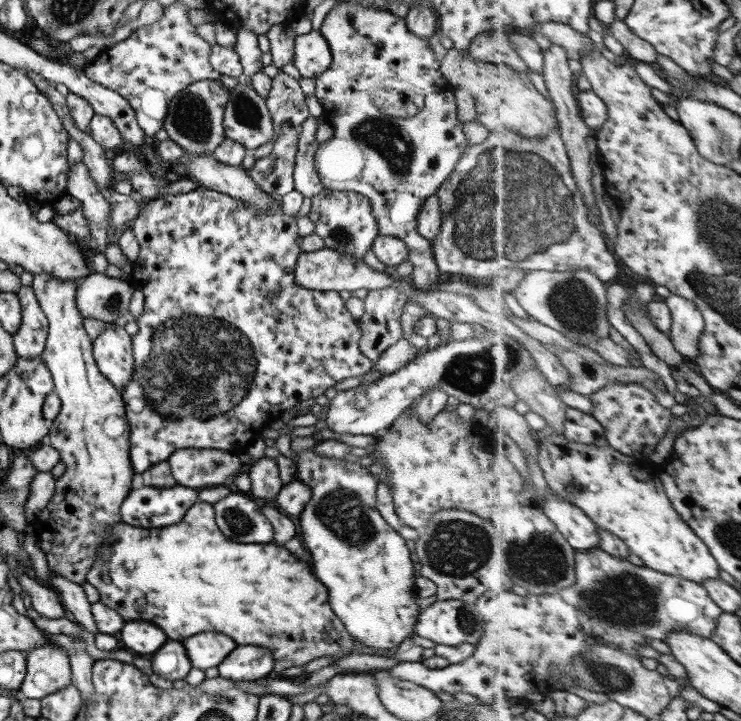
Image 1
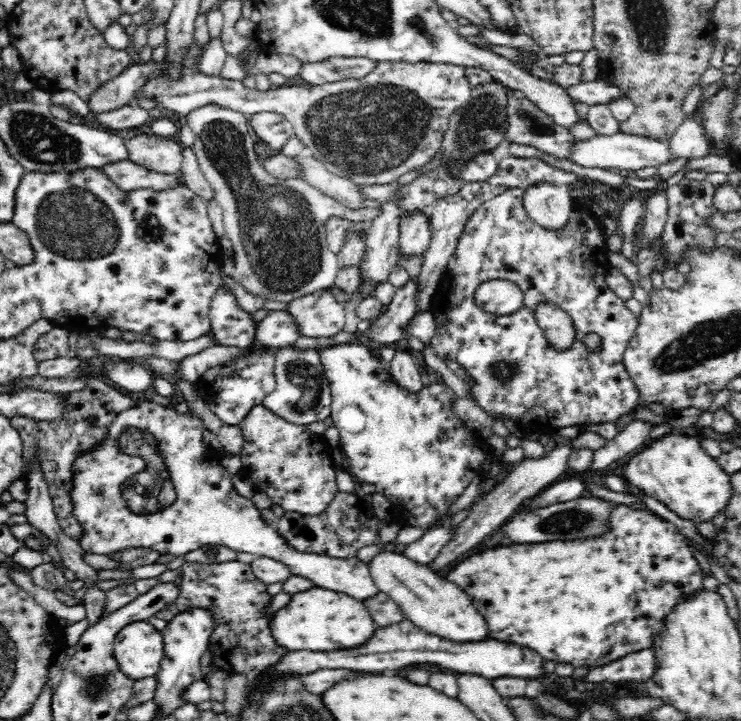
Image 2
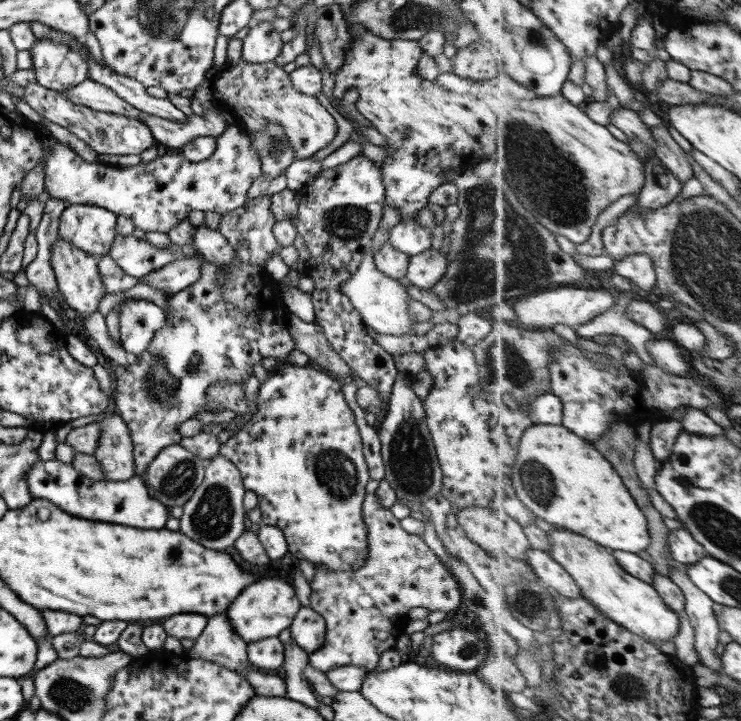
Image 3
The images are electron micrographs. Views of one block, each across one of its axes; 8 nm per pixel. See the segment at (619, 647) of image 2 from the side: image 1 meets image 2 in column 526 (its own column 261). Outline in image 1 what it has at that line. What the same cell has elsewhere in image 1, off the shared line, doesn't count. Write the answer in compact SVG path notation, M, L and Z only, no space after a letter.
M197 501L176 526L166 526L166 528L156 528L156 530L140 530L140 528L134 528L128 524L113 525L110 536L105 540L105 544L98 549L98 558L86 576L86 582L94 586L100 593L99 601L115 610L124 620L134 618L134 620L148 620L148 622L156 624L158 628L162 628L166 632L167 638L172 638L172 640L184 640L184 638L190 638L198 632L212 632L214 630L214 632L224 632L236 644L250 644L250 646L268 648L276 662L273 670L279 674L286 668L305 666L308 662L322 658L322 656L330 656L331 654L338 654L338 652L349 654L350 650L354 648L354 638L346 630L343 622L334 614L328 602L326 586L310 572L308 564L304 560L298 560L292 552L288 552L286 548L280 548L276 544L260 546L260 544L236 544L236 542L232 542L230 538L226 538L218 530L212 506L208 502Z

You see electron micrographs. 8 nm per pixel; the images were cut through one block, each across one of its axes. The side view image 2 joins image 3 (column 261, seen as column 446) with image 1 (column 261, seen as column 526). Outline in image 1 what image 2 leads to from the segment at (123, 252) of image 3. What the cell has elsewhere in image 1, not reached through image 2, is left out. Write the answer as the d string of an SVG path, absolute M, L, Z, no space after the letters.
M200 186L196 190L193 190L189 193L184 194L169 194L163 197L158 197L155 199L150 199L144 202L140 214L136 217L128 226L130 230L133 231L137 242L139 243L139 255L136 260L132 261L132 272L128 280L131 283L131 286L134 289L142 290L145 298L145 303L143 306L142 315L136 320L138 324L139 331L136 335L131 336L131 341L133 342L133 355L134 355L134 374L132 380L126 385L126 388L123 389L121 395L123 396L123 401L125 402L125 413L130 424L130 466L132 466L132 472L140 474L140 472L145 472L152 465L156 465L160 462L165 462L167 459L176 451L181 449L192 449L193 447L198 449L216 449L224 450L234 455L245 457L248 451L248 448L254 444L254 441L261 437L261 433L266 428L270 428L272 422L281 418L281 414L288 410L289 408L298 409L301 405L312 403L312 401L317 396L322 396L327 392L330 387L335 387L340 381L346 380L347 378L352 378L354 376L362 376L366 374L374 365L374 363L364 356L360 352L359 340L361 337L361 329L358 324L350 315L345 301L342 300L339 293L334 290L308 290L308 288L302 288L299 284L296 284L294 269L297 263L297 258L300 256L302 250L298 248L296 244L297 240L300 238L297 229L297 217L295 215L284 214L281 210L280 200L273 199L273 208L271 210L265 210L265 212L256 212L253 209L253 206L249 202L242 202L237 198L232 198L223 192L212 190L206 186Z

